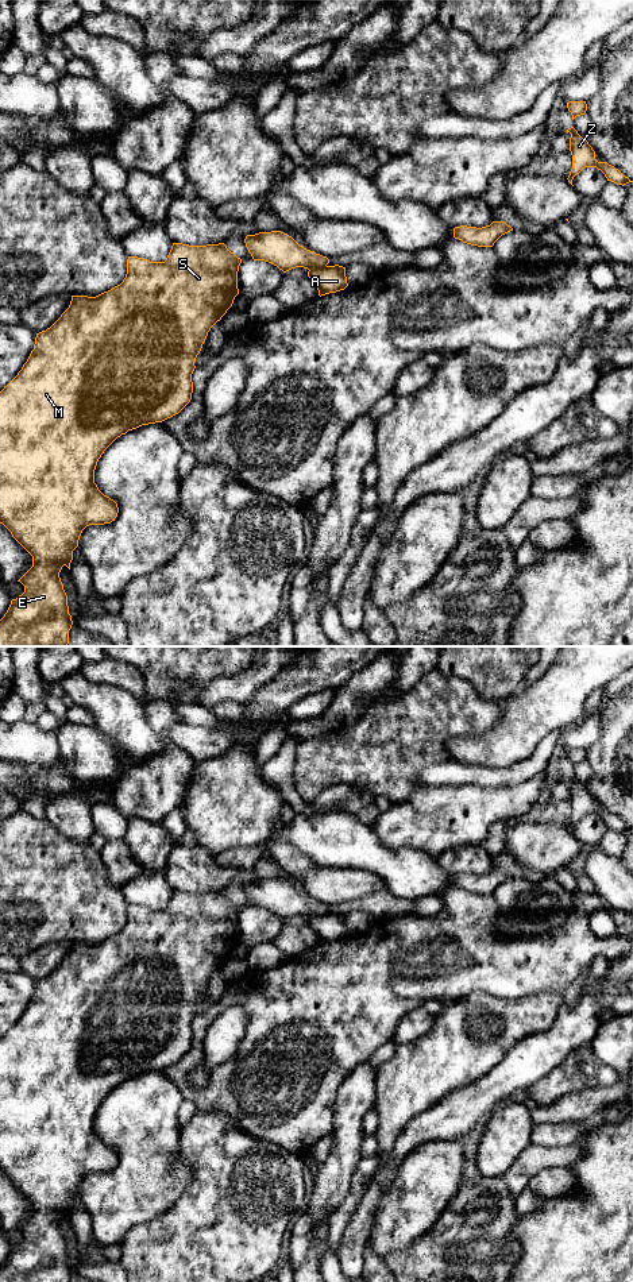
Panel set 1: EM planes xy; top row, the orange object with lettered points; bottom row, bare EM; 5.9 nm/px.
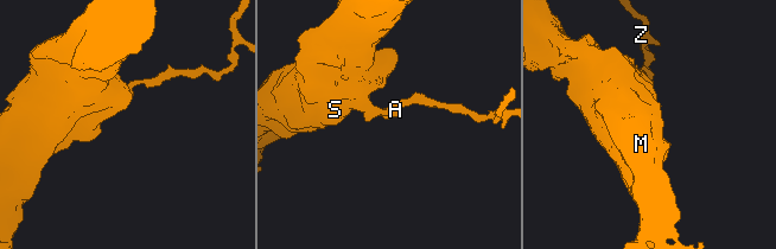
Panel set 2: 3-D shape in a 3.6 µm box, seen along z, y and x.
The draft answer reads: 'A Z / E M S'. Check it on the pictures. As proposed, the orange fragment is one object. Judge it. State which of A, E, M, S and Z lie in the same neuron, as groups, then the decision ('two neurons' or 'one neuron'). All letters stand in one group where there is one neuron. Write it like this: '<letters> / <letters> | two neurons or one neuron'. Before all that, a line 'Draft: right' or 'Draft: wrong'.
Draft: right
A Z / E M S | two neurons

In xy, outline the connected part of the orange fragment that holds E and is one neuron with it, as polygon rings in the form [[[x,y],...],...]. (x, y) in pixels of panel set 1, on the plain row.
[[[173,891],[171,897],[165,910],[150,910],[138,904],[128,904],[127,907],[127,922],[123,930],[108,939],[104,939],[96,945],[88,943],[72,943],[72,949],[69,955],[61,962],[61,965],[46,978],[36,981],[34,997],[31,999],[27,1009],[23,1012],[22,1018],[18,1023],[0,1039],[0,1171],[3,1171],[12,1182],[12,1185],[32,1204],[32,1215],[18,1228],[24,1233],[24,1240],[19,1243],[16,1247],[11,1248],[11,1252],[0,1267],[0,1282],[69,1282],[72,1277],[73,1269],[69,1262],[67,1254],[67,1243],[63,1237],[63,1232],[59,1225],[59,1220],[63,1213],[70,1217],[70,1210],[73,1208],[73,1198],[78,1194],[78,1188],[82,1178],[89,1173],[104,1173],[115,1169],[119,1161],[117,1151],[109,1144],[104,1143],[97,1132],[94,1131],[94,1117],[99,1107],[104,1101],[104,1098],[121,1082],[126,1082],[128,1078],[136,1077],[142,1073],[162,1070],[175,1062],[178,1062],[192,1047],[193,1040],[193,1030],[192,1022],[196,1016],[194,1009],[197,1003],[200,1001],[202,992],[208,984],[211,976],[221,968],[221,965],[227,961],[227,958],[232,954],[235,945],[239,942],[238,937],[238,919],[242,907],[238,905],[233,900],[231,900],[224,891],[219,892],[207,892],[207,893],[189,893],[182,891]]]

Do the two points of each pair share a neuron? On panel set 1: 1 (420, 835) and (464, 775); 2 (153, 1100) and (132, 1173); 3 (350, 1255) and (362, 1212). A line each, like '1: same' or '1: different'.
1: different
2: same
3: same

